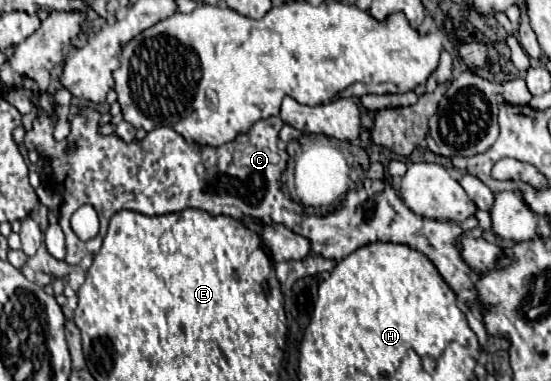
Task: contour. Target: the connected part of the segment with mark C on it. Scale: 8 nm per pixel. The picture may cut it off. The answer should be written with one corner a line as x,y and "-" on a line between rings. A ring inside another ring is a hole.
41,93
39,113
33,121
33,129
25,135
25,147
29,151
37,149
41,157
47,159
53,171
49,177
49,187
63,197
59,207
59,225
65,233
65,263
69,265
79,265
85,255
95,255
99,251
109,219
121,209
133,209
143,215
165,215
193,207
211,215
231,215
241,221
257,219
263,225
287,225
295,233
309,237
315,255
323,255
335,261
341,261
359,247
375,241
403,243
425,253
463,303
475,299
477,295
473,289
477,273
471,271
469,265
461,259
461,249
457,245
457,237
463,233
463,229
457,223
415,215
401,201
399,193
385,181
375,181
365,187
365,199
359,203
345,199
339,209
323,217
307,215
301,205
285,197
281,185
277,183
281,181
287,165
287,151
277,147
277,135
283,127
279,117
257,121
245,135
237,135
233,143
223,143
221,147
189,143
173,127
157,127
149,131
145,139
125,143
117,135
101,135
101,113
95,107
83,107
71,119
69,137
55,141
51,117
53,105
53,95
-
69,143
77,143
75,153
67,153
-
85,203
95,207
101,221
99,235
89,241
81,241
69,225
71,215

